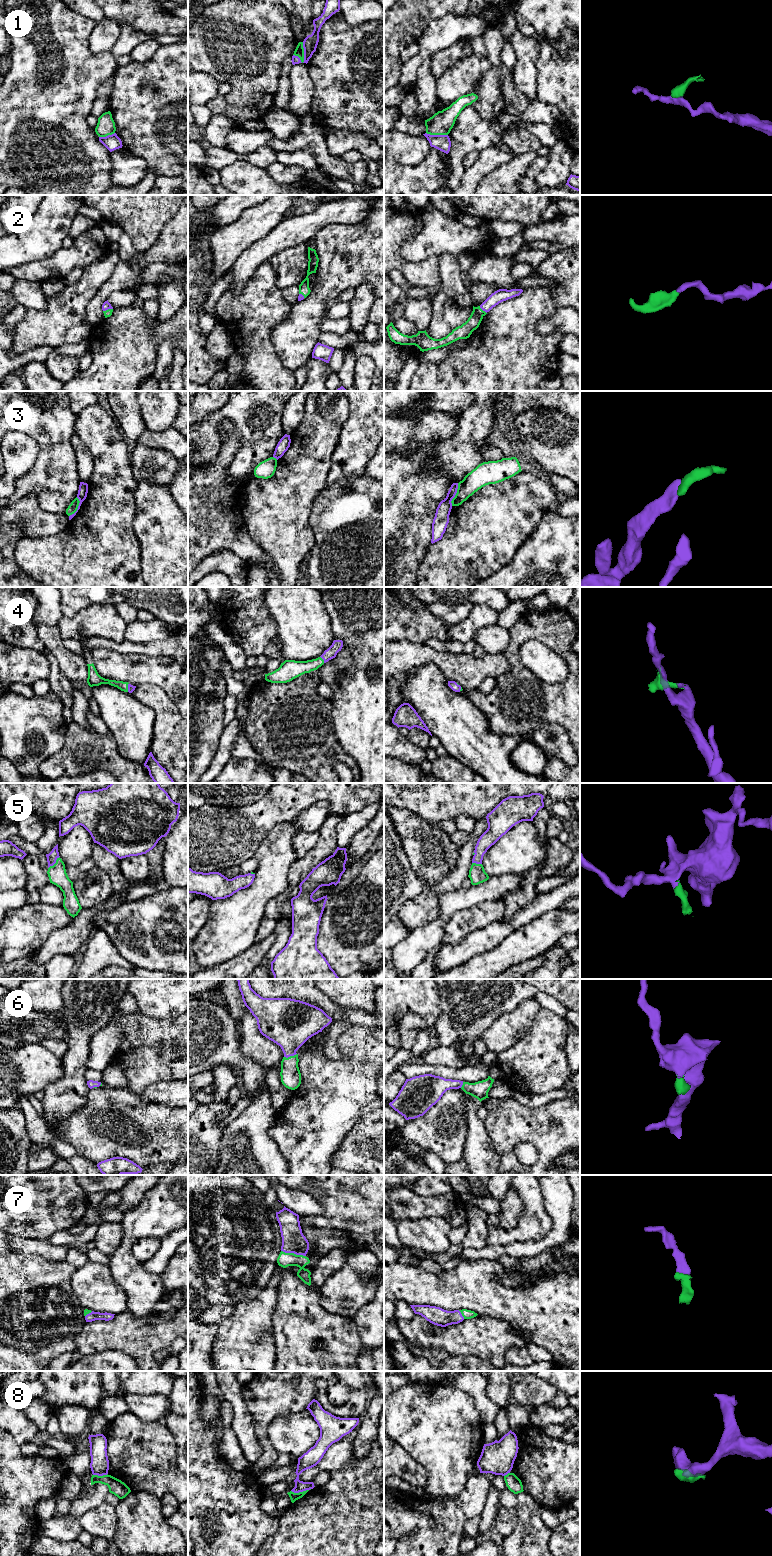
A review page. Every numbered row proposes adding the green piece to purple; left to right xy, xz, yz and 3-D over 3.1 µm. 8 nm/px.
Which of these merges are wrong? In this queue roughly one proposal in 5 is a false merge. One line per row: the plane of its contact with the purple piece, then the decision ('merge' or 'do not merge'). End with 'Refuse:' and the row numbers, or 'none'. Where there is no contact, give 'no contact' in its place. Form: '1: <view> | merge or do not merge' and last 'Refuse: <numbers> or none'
1: xz | do not merge
2: xy | merge
3: yz | do not merge
4: xz | merge
5: xy | merge
6: xz | merge
7: xz | merge
8: xz | do not merge
Refuse: 1, 3, 8

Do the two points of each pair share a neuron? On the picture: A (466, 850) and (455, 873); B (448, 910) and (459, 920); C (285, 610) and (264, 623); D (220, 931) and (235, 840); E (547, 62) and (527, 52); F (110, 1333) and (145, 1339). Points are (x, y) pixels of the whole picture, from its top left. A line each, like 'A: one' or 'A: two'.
A: one
B: two
C: two
D: two
E: two
F: one

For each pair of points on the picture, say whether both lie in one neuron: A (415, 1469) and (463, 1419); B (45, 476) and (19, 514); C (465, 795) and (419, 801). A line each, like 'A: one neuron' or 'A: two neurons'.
A: two neurons
B: two neurons
C: one neuron

